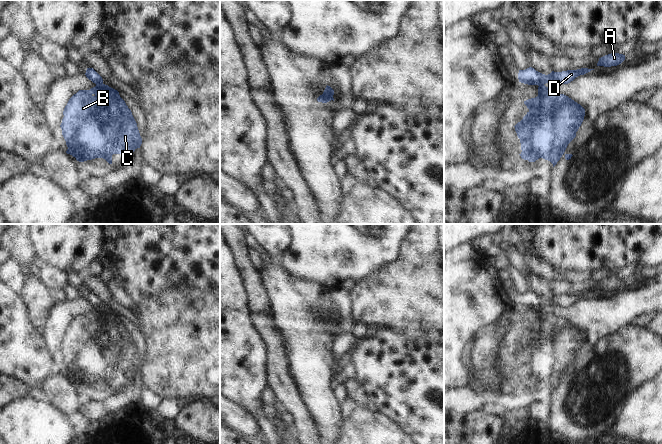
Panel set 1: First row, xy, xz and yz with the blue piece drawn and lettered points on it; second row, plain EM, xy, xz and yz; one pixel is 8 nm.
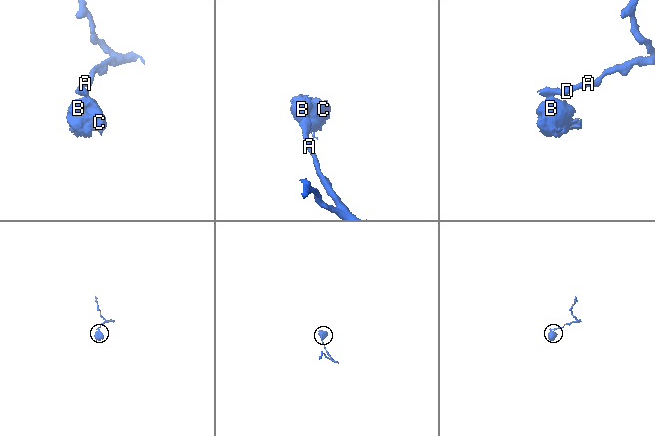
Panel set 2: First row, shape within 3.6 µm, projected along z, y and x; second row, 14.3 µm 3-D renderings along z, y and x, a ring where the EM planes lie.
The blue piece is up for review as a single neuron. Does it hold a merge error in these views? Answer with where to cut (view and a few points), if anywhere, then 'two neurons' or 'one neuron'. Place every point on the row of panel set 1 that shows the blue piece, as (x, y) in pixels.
xy (102, 83), (96, 85) | two neurons

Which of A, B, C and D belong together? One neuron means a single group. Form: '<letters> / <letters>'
A D / B C

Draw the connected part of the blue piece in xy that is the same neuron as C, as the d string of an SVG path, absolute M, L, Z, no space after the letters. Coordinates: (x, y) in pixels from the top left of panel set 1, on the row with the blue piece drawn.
M96 85L90 90L79 90L69 99L63 115L60 127L68 147L66 153L75 157L79 162L103 158L112 164L113 154L127 154L130 159L133 152L142 144L142 138L131 110L120 97L119 92L108 85Z

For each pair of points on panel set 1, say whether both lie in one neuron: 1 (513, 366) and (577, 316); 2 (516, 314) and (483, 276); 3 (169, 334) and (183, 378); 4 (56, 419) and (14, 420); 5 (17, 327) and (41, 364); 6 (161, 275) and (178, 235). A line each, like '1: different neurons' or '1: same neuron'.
1: same neuron
2: different neurons
3: same neuron
4: same neuron
5: same neuron
6: same neuron

